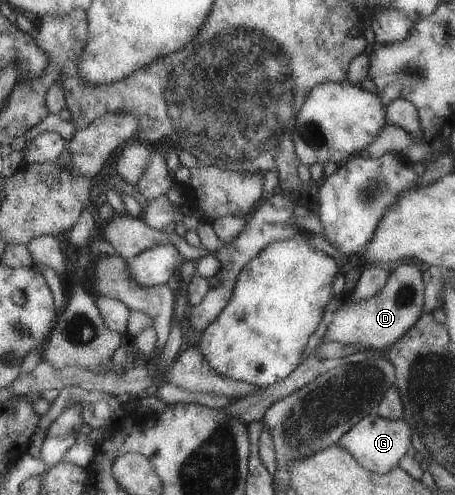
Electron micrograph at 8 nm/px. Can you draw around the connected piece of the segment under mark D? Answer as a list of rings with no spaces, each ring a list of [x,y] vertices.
[[[408,262],[399,263],[387,277],[385,286],[371,298],[361,302],[351,301],[348,304],[342,304],[334,313],[332,322],[329,324],[323,341],[319,344],[325,343],[339,343],[342,345],[360,344],[366,350],[381,351],[389,348],[396,340],[399,340],[409,328],[419,320],[419,317],[424,314],[424,282],[422,279],[422,271],[415,264],[408,264]]]

